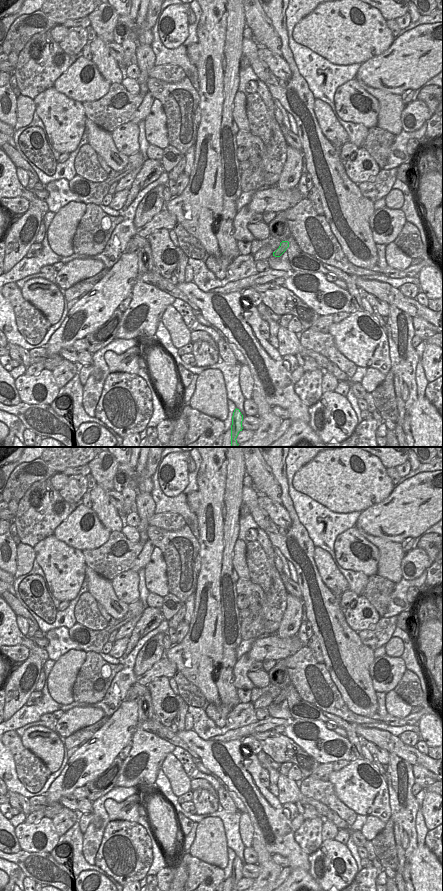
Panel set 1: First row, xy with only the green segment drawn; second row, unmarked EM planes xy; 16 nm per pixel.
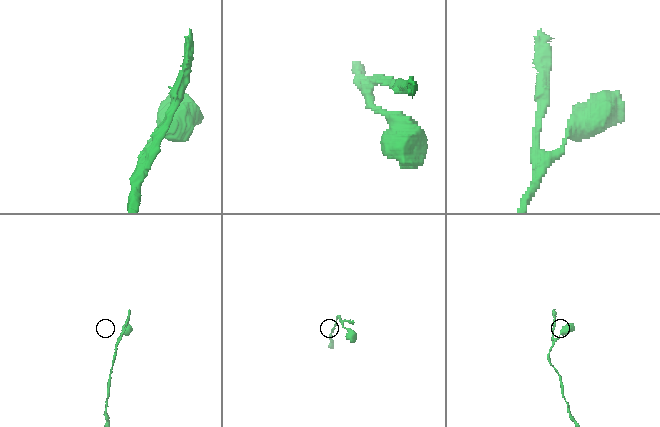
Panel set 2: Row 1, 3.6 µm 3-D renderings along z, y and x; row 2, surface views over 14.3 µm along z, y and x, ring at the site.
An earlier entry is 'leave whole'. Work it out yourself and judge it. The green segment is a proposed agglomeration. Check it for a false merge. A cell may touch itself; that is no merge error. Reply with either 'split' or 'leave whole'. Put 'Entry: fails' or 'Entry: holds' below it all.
leave whole
Entry: holds

